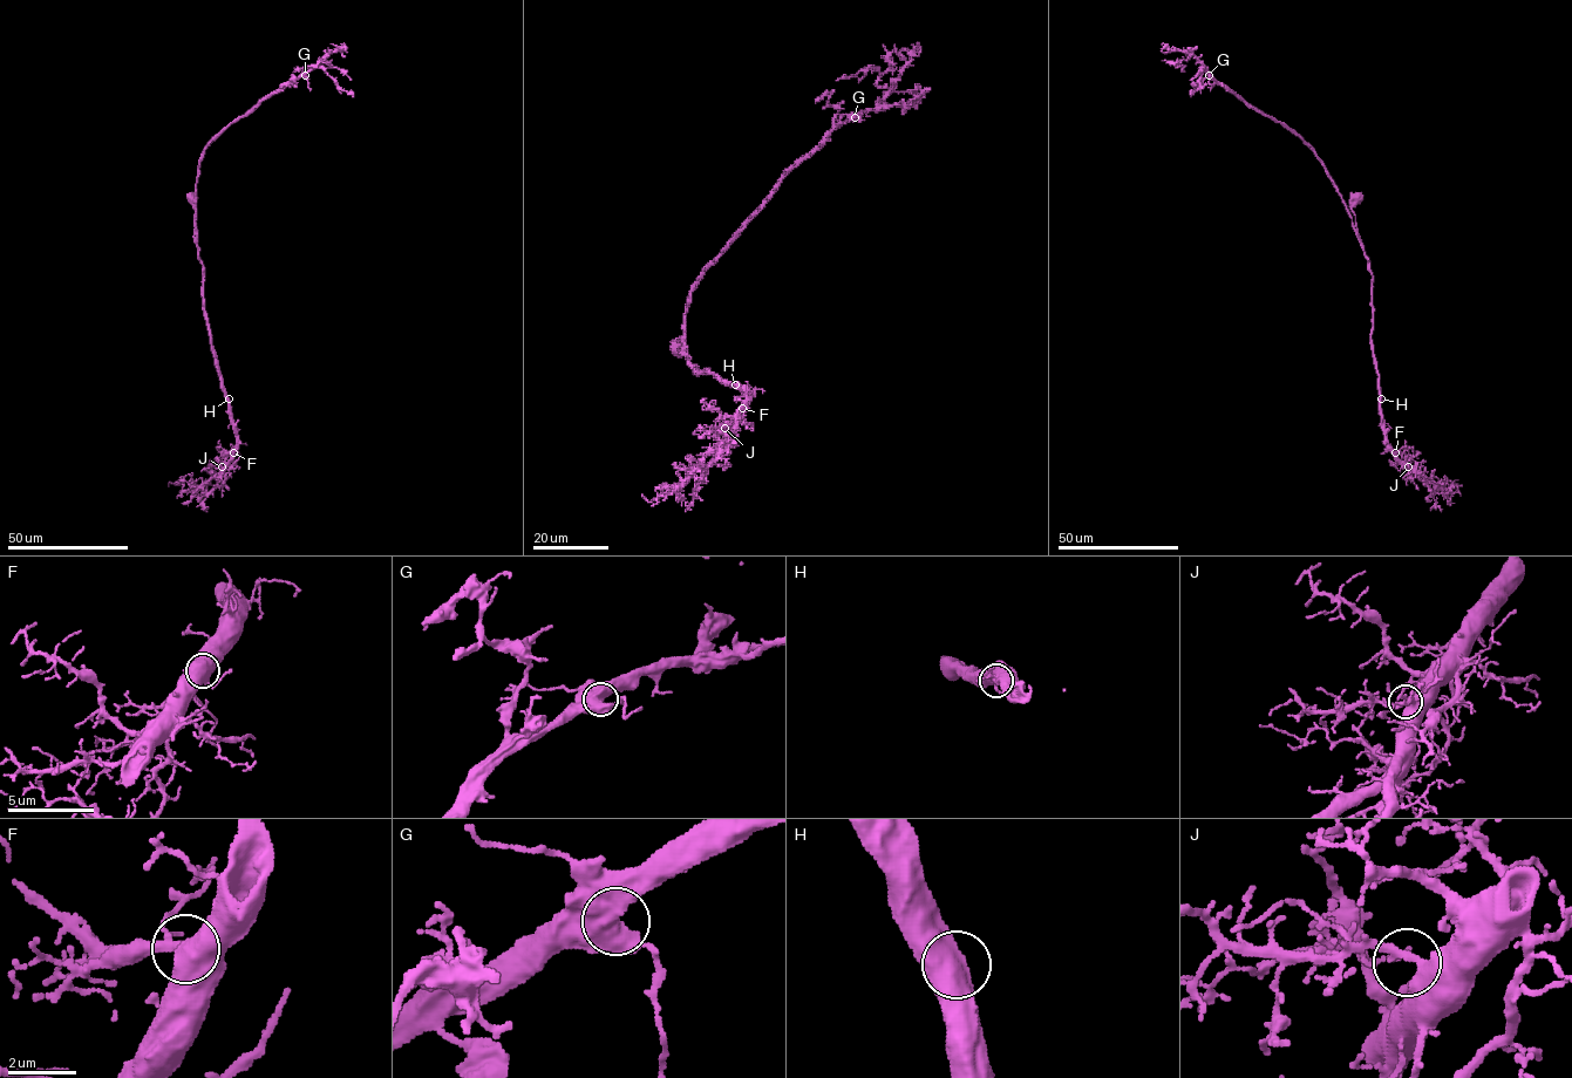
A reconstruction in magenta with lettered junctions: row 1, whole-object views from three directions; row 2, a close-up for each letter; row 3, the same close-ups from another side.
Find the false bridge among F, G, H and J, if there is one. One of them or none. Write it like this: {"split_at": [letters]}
{"split_at": []}

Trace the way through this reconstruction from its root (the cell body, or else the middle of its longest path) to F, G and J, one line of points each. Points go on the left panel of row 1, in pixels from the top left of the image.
F: (191, 197), (203, 268), (204, 316), (236, 436), (233, 452)
G: (191, 197), (196, 232), (198, 165), (206, 145), (230, 122), (305, 75)
J: (191, 197), (203, 268), (204, 316), (236, 436), (236, 454), (222, 466)

